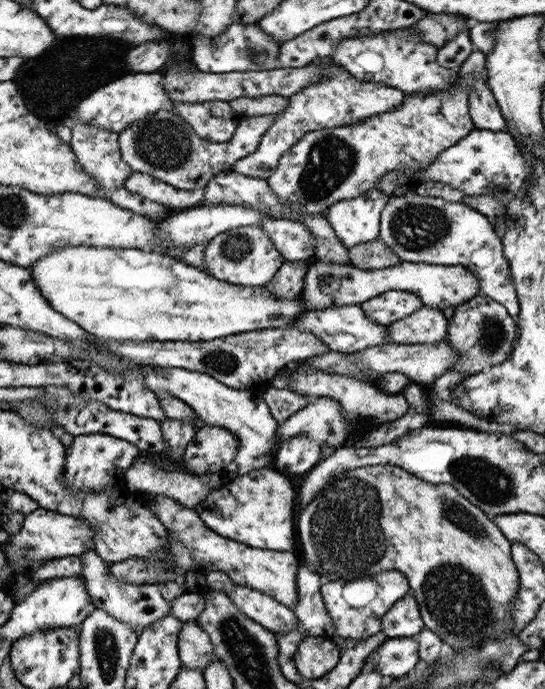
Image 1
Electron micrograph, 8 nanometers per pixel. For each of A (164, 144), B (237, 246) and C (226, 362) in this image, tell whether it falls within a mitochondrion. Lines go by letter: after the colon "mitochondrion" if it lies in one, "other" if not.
A: mitochondrion
B: mitochondrion
C: mitochondrion

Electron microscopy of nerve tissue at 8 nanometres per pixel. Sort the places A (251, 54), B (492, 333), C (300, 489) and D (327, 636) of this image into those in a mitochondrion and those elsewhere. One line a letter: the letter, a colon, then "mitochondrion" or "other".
A: mitochondrion
B: mitochondrion
C: other
D: other

